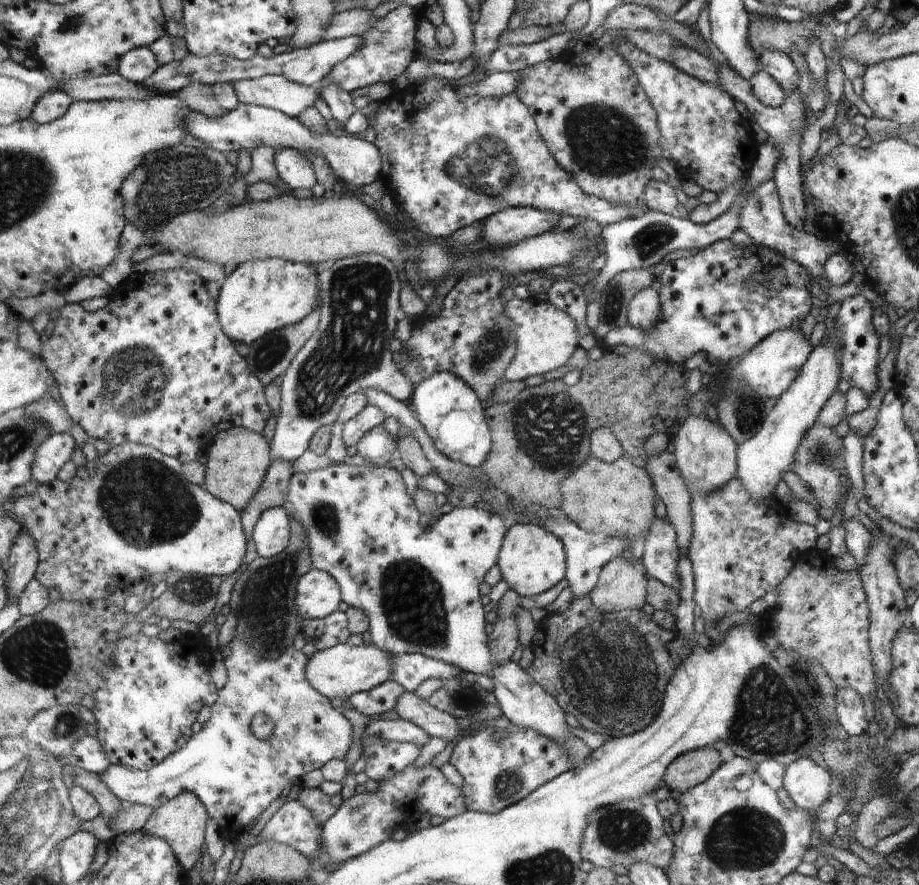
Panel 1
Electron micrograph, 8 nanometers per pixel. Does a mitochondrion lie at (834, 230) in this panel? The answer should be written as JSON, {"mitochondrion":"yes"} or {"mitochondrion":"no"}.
{"mitochondrion":"no"}

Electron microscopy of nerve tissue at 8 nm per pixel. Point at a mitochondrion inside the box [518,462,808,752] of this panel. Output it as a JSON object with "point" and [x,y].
{"point":[616,653]}

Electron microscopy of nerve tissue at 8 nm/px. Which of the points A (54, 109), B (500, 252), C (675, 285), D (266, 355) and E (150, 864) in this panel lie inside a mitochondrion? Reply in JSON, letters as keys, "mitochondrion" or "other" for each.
{"A":"other","B":"other","C":"other","D":"mitochondrion","E":"other"}

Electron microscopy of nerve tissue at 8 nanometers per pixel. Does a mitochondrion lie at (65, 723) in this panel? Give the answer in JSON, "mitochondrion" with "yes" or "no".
{"mitochondrion":"yes"}

